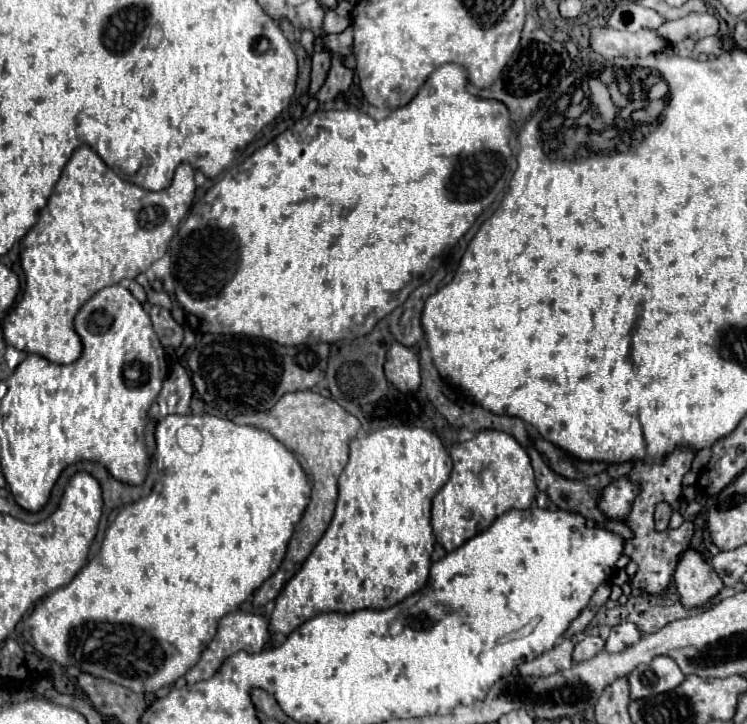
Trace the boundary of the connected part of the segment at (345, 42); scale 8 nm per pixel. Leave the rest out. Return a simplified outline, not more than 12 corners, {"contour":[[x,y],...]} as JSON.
{"contour":[[352,29],[340,35],[326,35],[326,49],[348,55],[352,49]]}

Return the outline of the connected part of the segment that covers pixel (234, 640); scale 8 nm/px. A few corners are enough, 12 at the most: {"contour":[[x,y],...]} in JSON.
{"contour":[[228,613],[200,661],[186,673],[198,683],[228,655],[262,651],[268,641],[262,615]]}

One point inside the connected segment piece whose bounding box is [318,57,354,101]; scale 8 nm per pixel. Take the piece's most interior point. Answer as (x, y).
(339, 80)

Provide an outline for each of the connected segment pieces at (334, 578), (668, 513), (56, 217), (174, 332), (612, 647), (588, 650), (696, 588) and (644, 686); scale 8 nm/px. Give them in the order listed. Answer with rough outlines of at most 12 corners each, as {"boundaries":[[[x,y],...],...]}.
{"boundaries":[[[436,433],[350,443],[330,527],[274,633],[388,609],[426,585]],[[668,503],[656,505],[656,529],[668,529],[672,507]],[[80,145],[20,243],[6,343],[74,363],[96,291],[166,253],[194,169],[154,193]],[[150,307],[154,331],[164,347],[178,349],[184,333],[170,311]],[[634,623],[612,627],[606,651],[618,653],[638,643],[640,631]],[[586,635],[574,647],[574,661],[592,659],[604,641]],[[686,549],[674,581],[684,607],[708,603],[724,587],[704,555]],[[666,655],[628,675],[630,699],[670,691],[684,673]]]}

